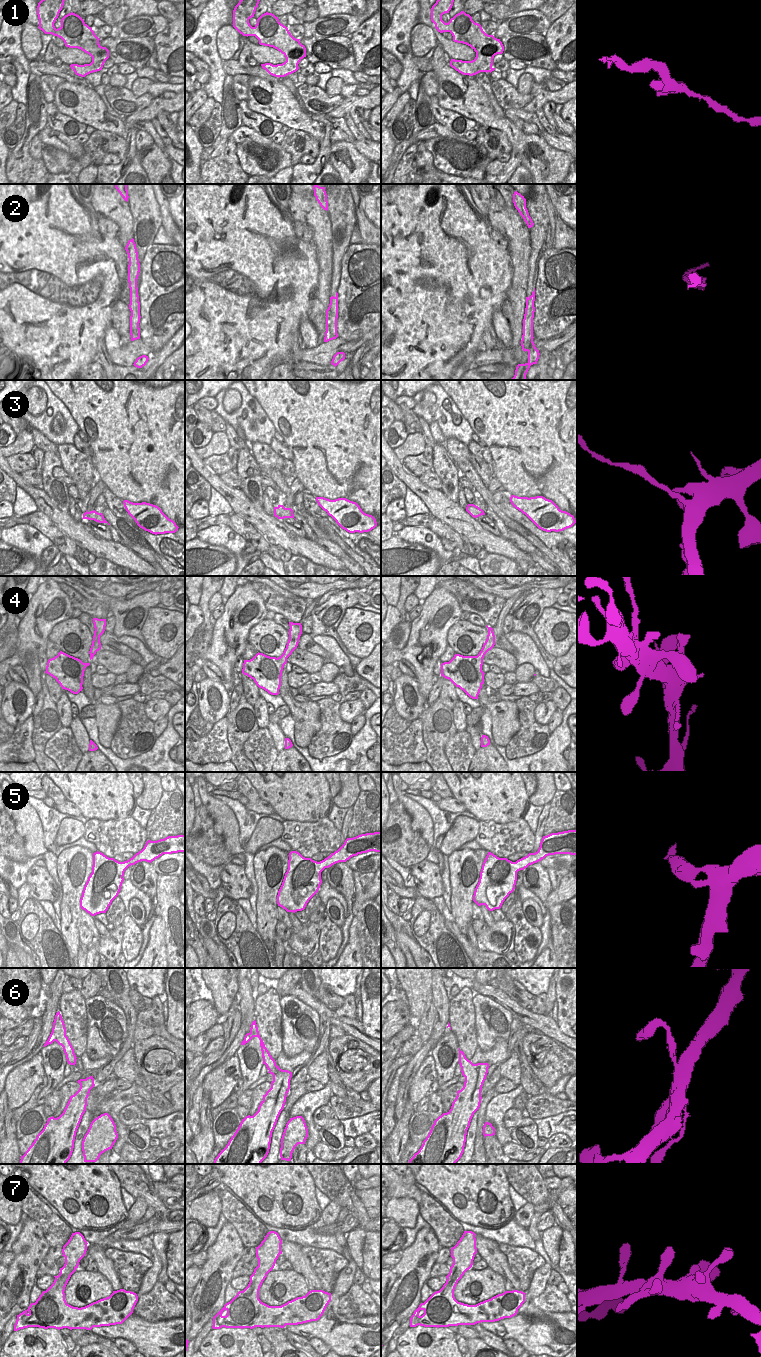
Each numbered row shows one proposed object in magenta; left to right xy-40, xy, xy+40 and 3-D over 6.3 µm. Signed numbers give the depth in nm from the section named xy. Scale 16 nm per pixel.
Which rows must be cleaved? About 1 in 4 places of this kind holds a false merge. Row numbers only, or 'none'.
2, 3

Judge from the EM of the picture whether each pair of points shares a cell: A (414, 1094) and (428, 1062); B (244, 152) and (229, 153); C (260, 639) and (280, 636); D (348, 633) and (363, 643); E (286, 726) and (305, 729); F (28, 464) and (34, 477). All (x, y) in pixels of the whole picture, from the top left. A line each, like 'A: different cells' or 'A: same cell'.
A: same cell
B: different cells
C: same cell
D: same cell
E: different cells
F: different cells

